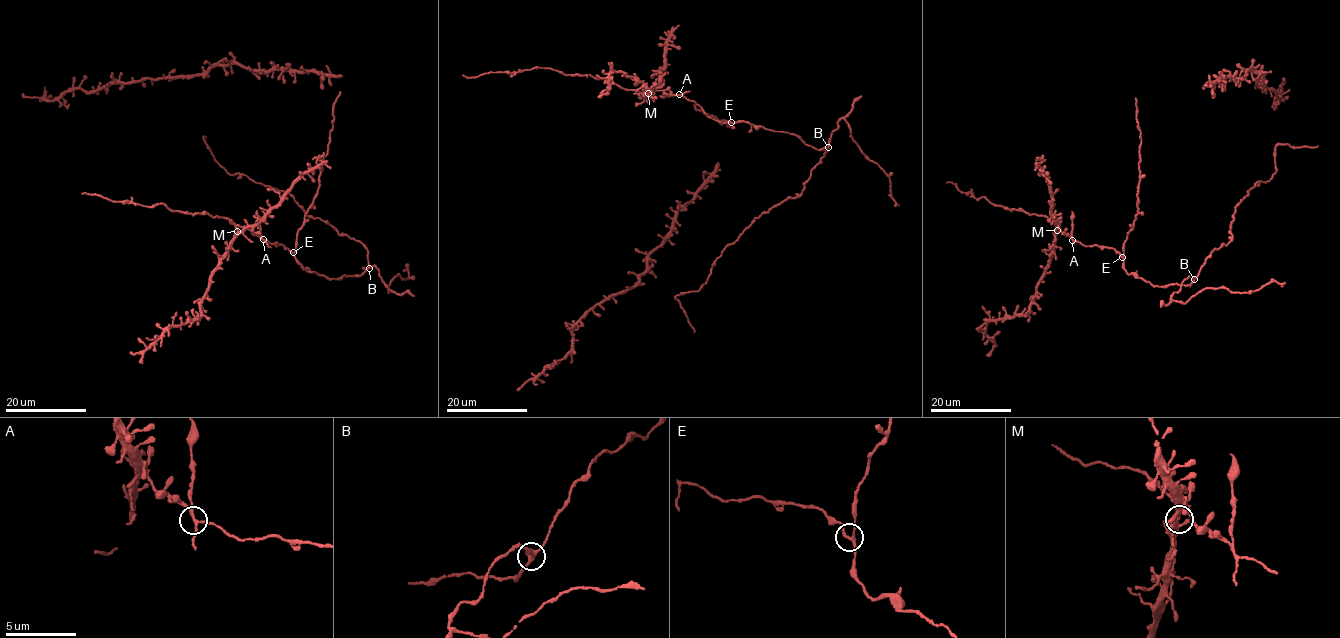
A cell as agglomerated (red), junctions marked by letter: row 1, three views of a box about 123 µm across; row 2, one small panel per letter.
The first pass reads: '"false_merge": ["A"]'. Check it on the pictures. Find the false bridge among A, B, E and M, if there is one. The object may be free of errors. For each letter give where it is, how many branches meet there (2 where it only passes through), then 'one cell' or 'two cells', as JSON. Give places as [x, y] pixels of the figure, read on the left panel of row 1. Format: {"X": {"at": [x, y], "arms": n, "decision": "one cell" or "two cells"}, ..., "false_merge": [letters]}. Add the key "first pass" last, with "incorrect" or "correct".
{"A": {"at": [263, 239], "arms": 4, "decision": "two cells"}, "B": {"at": [369, 268], "arms": 4, "decision": "one cell"}, "E": {"at": [293, 252], "arms": 3, "decision": "one cell"}, "M": {"at": [237, 231], "arms": 4, "decision": "one cell"}, "false_merge": ["A"], "first pass": "correct"}

